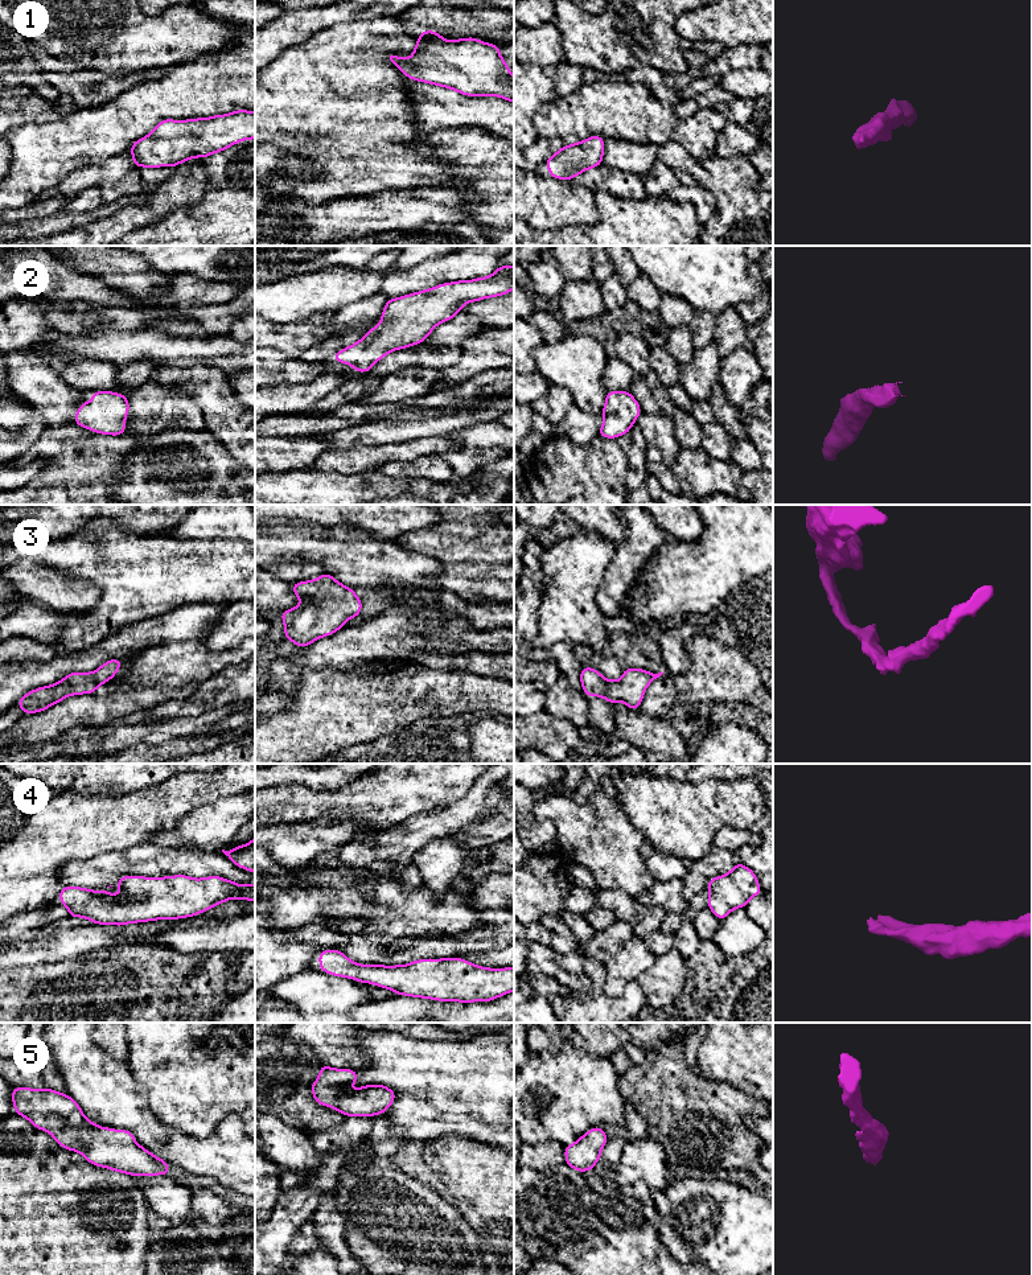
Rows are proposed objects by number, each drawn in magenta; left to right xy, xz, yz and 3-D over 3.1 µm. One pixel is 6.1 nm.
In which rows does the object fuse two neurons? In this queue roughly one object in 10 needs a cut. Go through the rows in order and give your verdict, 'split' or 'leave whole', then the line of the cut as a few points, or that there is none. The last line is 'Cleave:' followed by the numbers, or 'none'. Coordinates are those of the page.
1: leave whole; cut none
2: leave whole; cut none
3: leave whole; cut none
4: leave whole; cut none
5: leave whole; cut none
Cleave: none

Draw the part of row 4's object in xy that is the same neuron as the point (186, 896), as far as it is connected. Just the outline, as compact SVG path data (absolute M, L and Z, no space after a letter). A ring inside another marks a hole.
M129 875L122 876L114 885L122 889L120 894L107 893L106 889L112 887L110 885L98 892L79 887L62 887L58 896L61 904L69 909L69 917L83 917L98 925L118 926L164 918L193 917L231 898L255 901L255 884L242 885L219 876L193 879L185 875L166 877Z

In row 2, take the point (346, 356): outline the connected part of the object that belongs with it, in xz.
M499 266L490 276L456 280L388 299L381 322L358 342L337 351L332 361L348 363L357 373L371 371L386 354L423 344L439 324L461 313L464 304L506 295L513 289L514 266Z

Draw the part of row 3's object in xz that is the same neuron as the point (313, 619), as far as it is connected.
M328 573L314 580L293 583L292 592L301 602L280 616L284 637L299 647L307 647L316 639L336 633L348 620L361 614L362 601L354 589Z

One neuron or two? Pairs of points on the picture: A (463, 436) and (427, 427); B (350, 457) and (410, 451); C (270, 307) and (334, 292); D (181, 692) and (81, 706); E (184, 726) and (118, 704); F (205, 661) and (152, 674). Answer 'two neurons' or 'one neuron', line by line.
A: two neurons
B: one neuron
C: one neuron
D: one neuron
E: two neurons
F: one neuron

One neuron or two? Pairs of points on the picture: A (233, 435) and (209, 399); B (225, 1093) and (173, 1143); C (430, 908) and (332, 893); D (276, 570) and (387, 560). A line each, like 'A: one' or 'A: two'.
A: one
B: two
C: one
D: two

